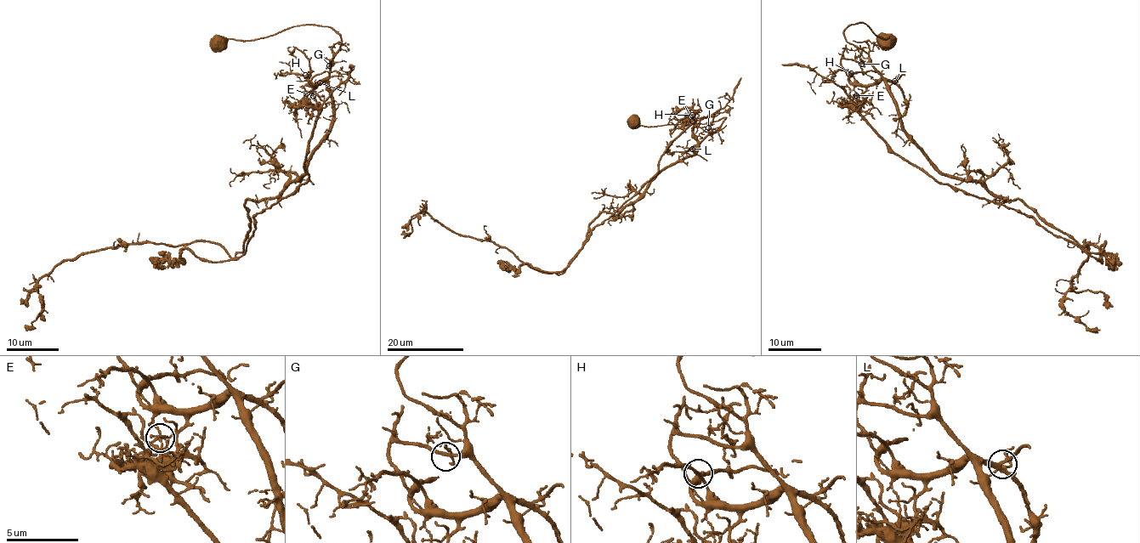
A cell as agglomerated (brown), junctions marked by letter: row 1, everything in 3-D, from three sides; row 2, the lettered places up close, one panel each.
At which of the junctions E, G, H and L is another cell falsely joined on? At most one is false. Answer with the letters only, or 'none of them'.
E

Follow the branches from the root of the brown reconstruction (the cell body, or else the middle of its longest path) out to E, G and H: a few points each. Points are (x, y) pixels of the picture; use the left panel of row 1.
E: (218, 44), (229, 39), (265, 38), (301, 25), (334, 29), (341, 46), (326, 77), (312, 86), (314, 97)
G: (218, 44), (229, 39), (252, 41), (265, 38), (301, 25), (328, 26), (340, 36), (341, 43), (329, 65)
H: (218, 44), (301, 25), (334, 29), (341, 46), (331, 72), (315, 86), (305, 75)

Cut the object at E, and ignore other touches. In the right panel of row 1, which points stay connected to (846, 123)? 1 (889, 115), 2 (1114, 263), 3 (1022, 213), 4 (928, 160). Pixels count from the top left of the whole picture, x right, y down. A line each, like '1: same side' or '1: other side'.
1: other side
2: same side
3: same side
4: other side

